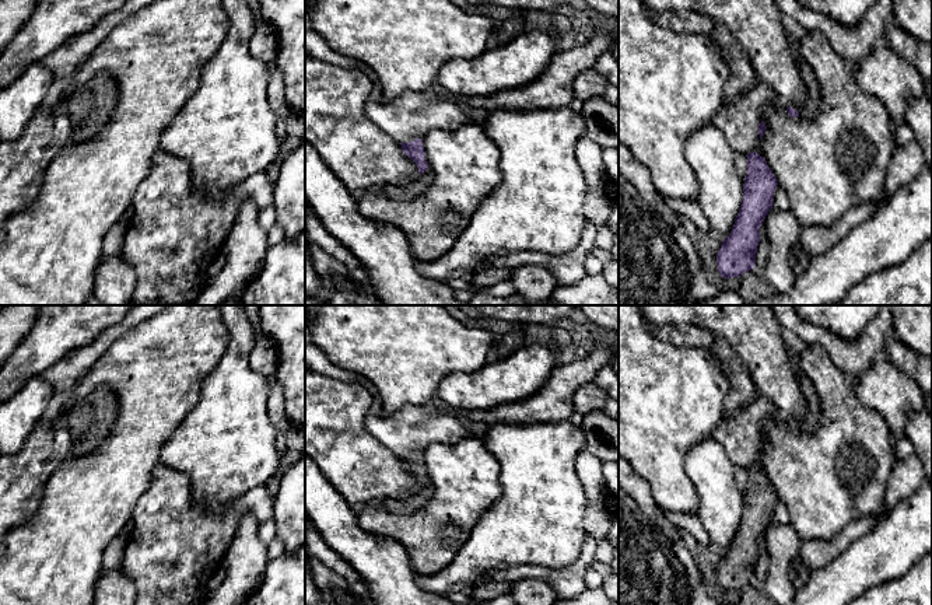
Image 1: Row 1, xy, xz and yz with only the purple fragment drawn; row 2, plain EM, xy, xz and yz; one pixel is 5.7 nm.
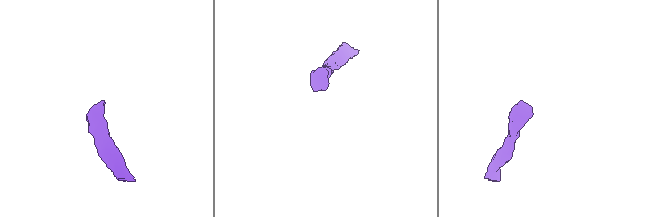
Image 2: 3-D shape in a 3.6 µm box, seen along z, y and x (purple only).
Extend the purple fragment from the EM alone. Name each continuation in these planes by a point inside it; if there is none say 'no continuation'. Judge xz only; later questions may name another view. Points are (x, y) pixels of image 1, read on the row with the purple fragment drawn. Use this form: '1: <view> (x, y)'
1: xz (403, 193)

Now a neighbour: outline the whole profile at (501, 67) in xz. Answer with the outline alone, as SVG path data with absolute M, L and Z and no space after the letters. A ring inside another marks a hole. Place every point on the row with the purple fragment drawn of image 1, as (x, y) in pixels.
M551 31L522 32L473 59L446 60L435 87L445 95L488 97L532 84L550 64L557 36Z

